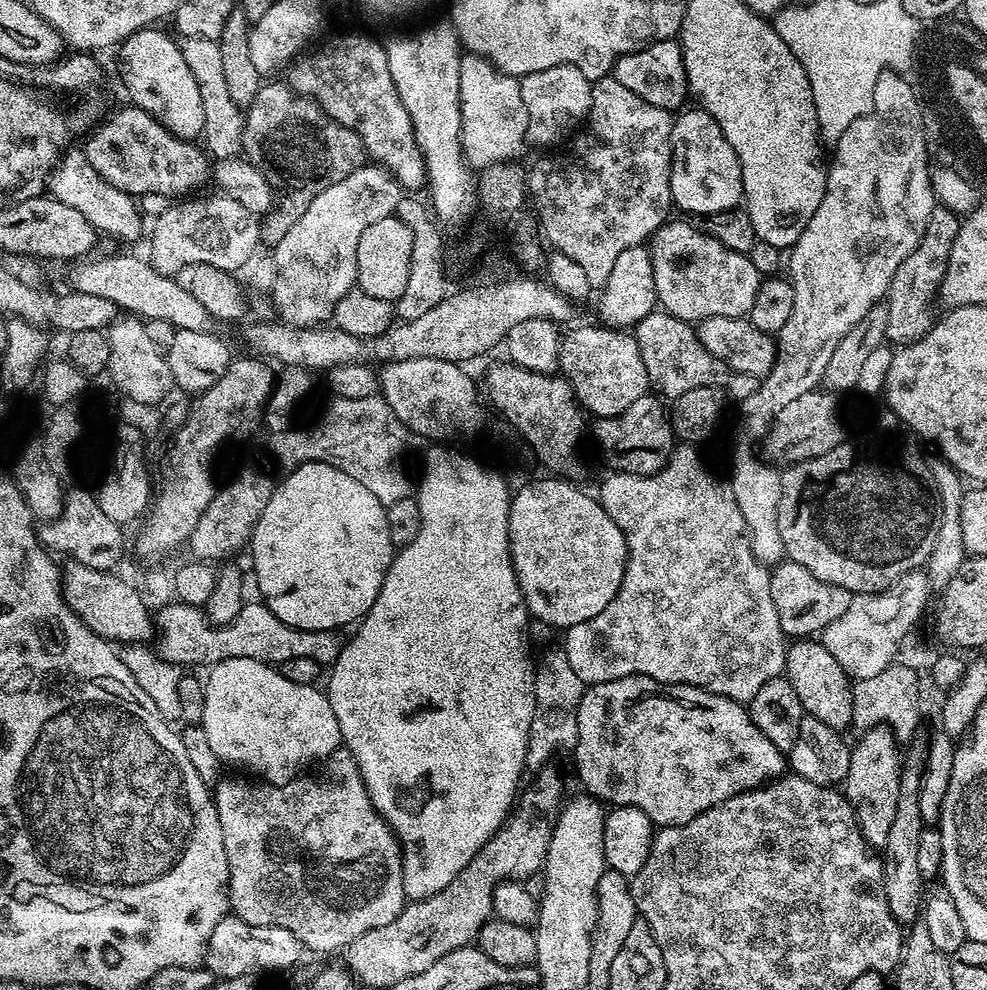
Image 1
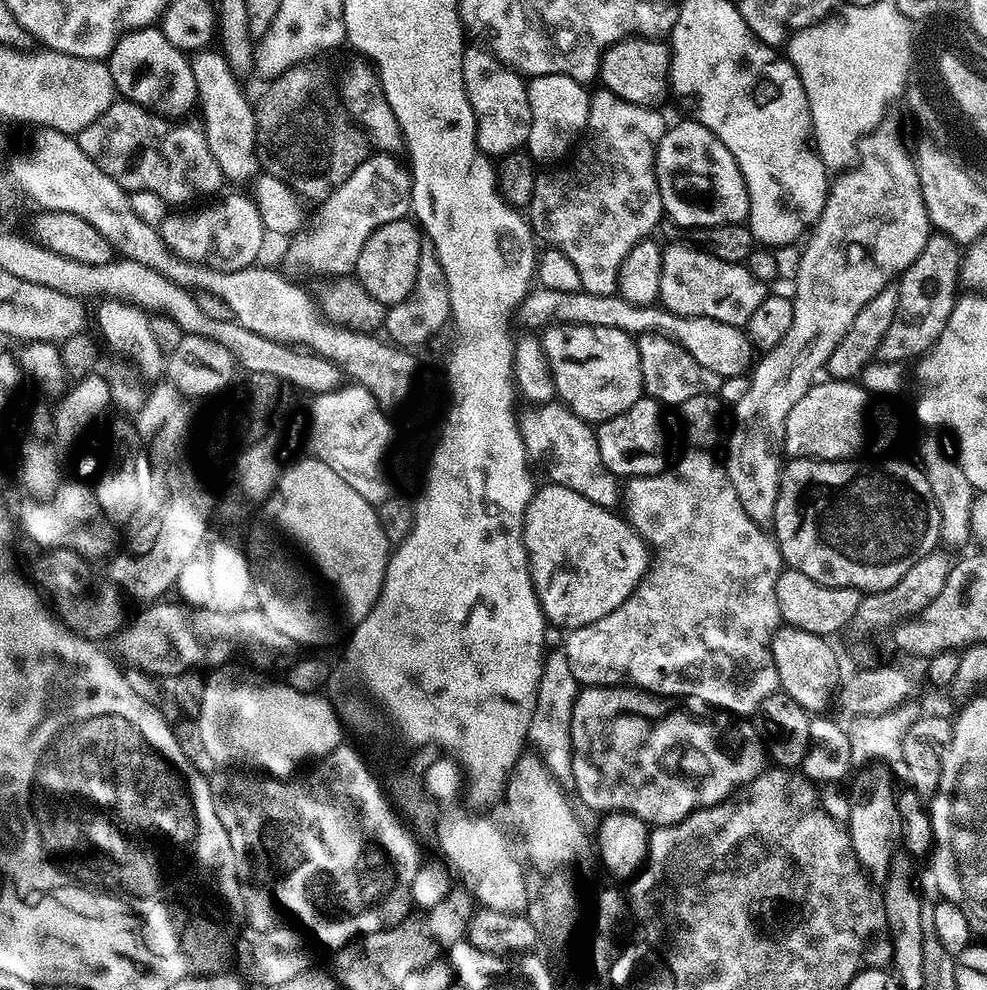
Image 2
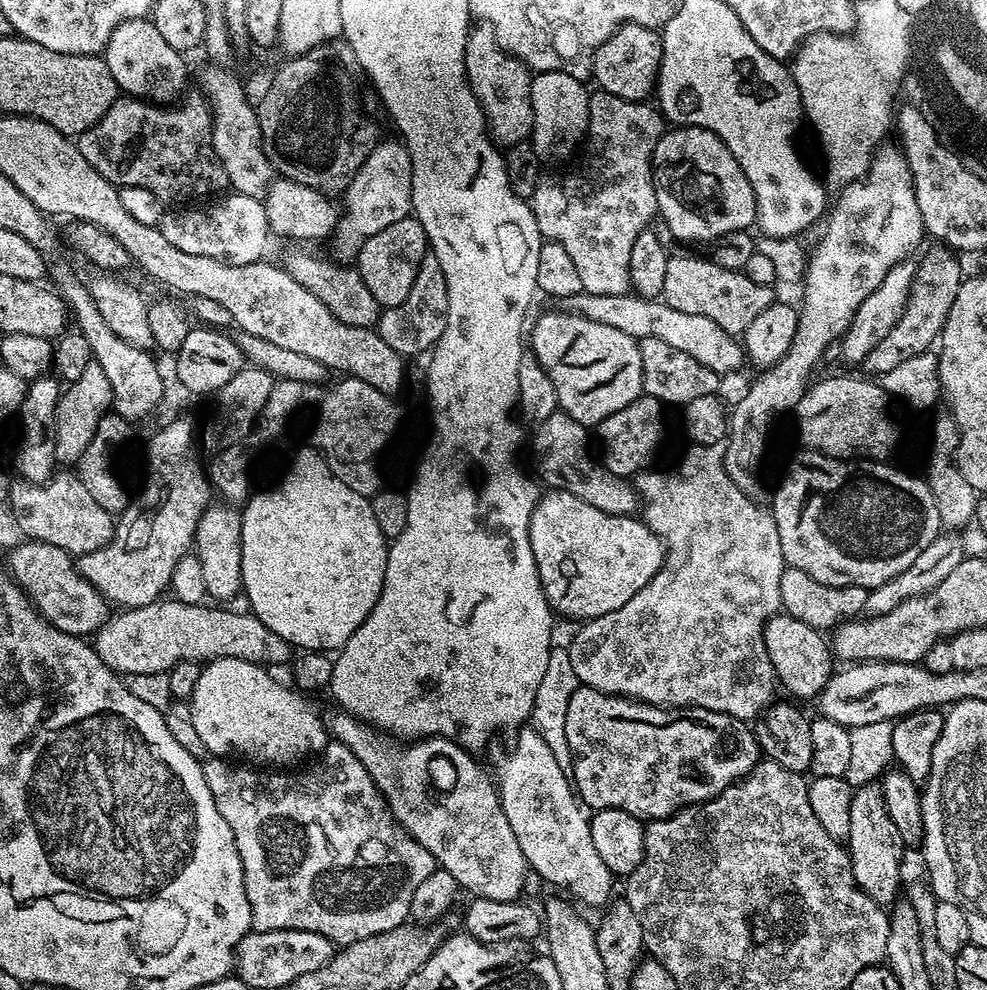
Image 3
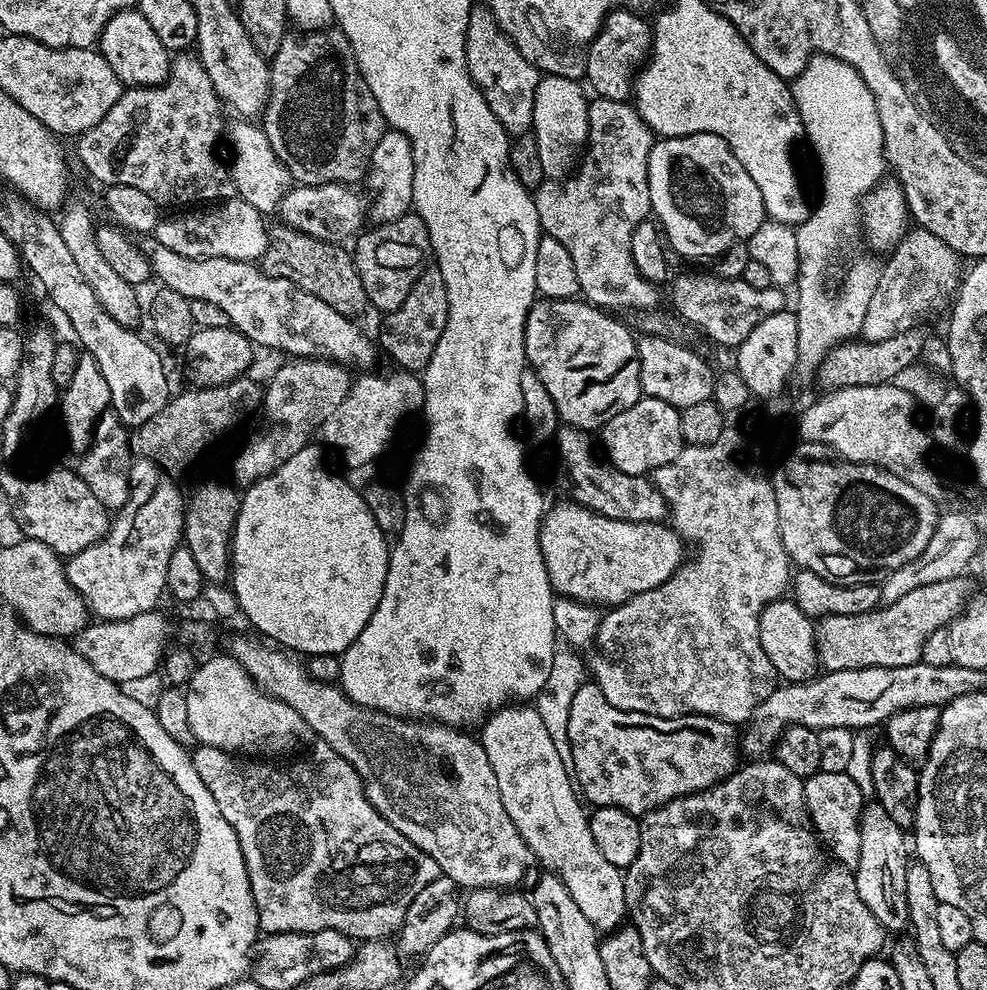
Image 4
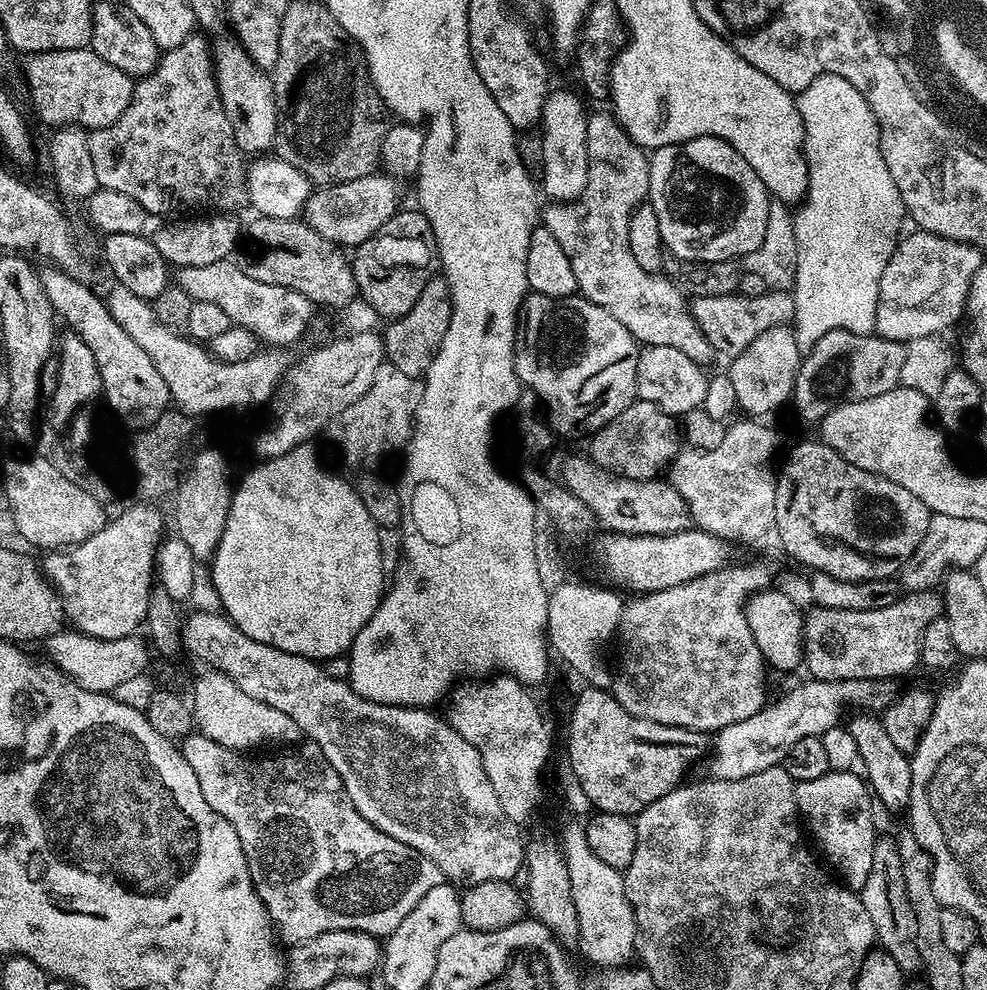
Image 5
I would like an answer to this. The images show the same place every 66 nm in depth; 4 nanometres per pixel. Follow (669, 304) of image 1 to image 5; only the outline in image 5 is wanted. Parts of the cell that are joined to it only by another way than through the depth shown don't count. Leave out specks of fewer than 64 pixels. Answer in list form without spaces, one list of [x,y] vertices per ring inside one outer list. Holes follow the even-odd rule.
[[[769,290],[757,297],[748,297],[736,292],[721,296],[696,296],[690,304],[694,318],[710,342],[713,353],[720,352],[727,358],[734,358],[766,330],[779,324],[791,325],[796,315],[791,291]]]

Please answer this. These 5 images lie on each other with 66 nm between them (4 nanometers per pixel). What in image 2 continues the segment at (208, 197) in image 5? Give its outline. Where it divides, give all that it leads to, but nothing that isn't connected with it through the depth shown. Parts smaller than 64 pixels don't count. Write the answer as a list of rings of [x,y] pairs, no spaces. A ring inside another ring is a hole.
[[[117,98],[90,126],[75,133],[75,137],[78,146],[82,146],[82,154],[86,154],[102,174],[110,174],[125,192],[149,191],[165,205],[172,206],[208,196],[226,184],[203,131],[197,125],[195,128],[184,123],[188,122],[173,122],[149,112],[141,104]]]

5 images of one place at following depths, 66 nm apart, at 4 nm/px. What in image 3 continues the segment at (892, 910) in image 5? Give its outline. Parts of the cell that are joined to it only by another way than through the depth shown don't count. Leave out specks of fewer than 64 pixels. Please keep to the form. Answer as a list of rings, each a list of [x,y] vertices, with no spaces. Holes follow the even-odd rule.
[[[879,783],[862,785],[853,791],[850,802],[850,834],[846,838],[846,847],[852,857],[852,869],[860,889],[874,898],[876,904],[895,904],[900,888],[900,859],[904,856],[906,845],[898,826],[894,826],[894,821],[890,818]]]

